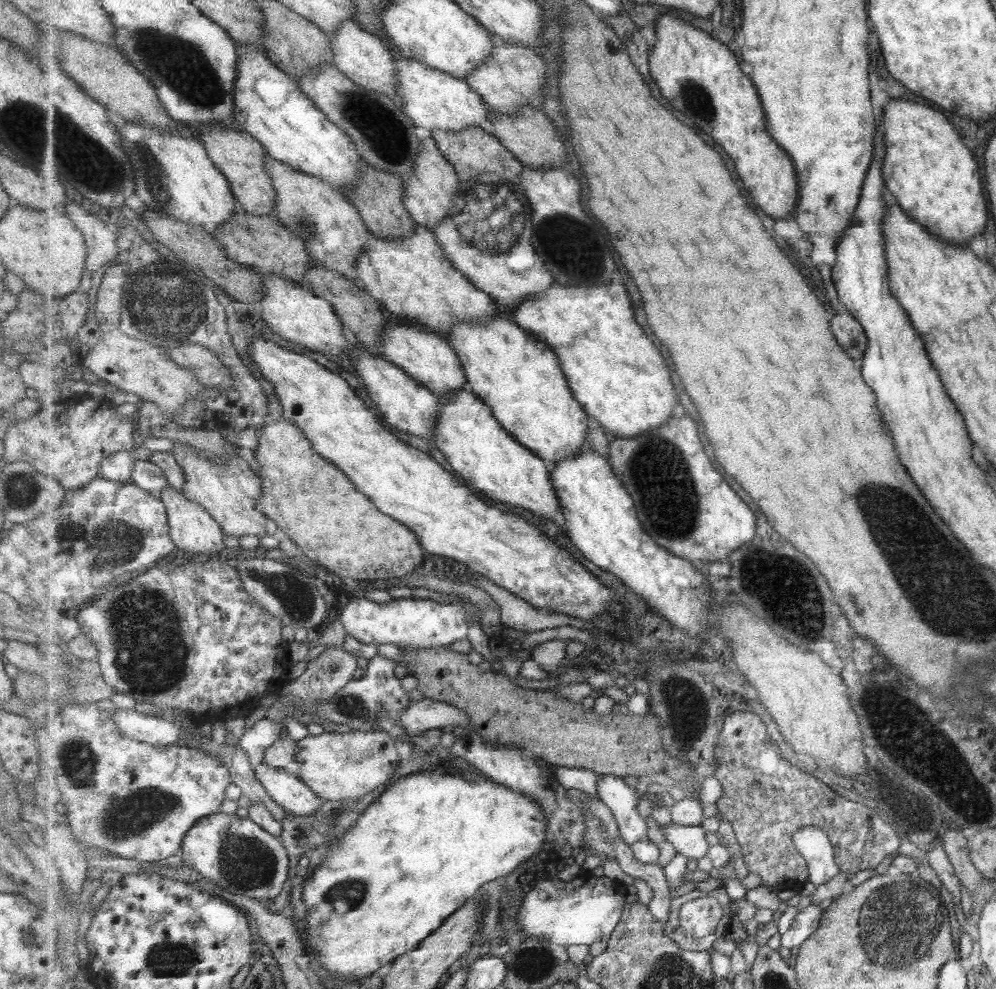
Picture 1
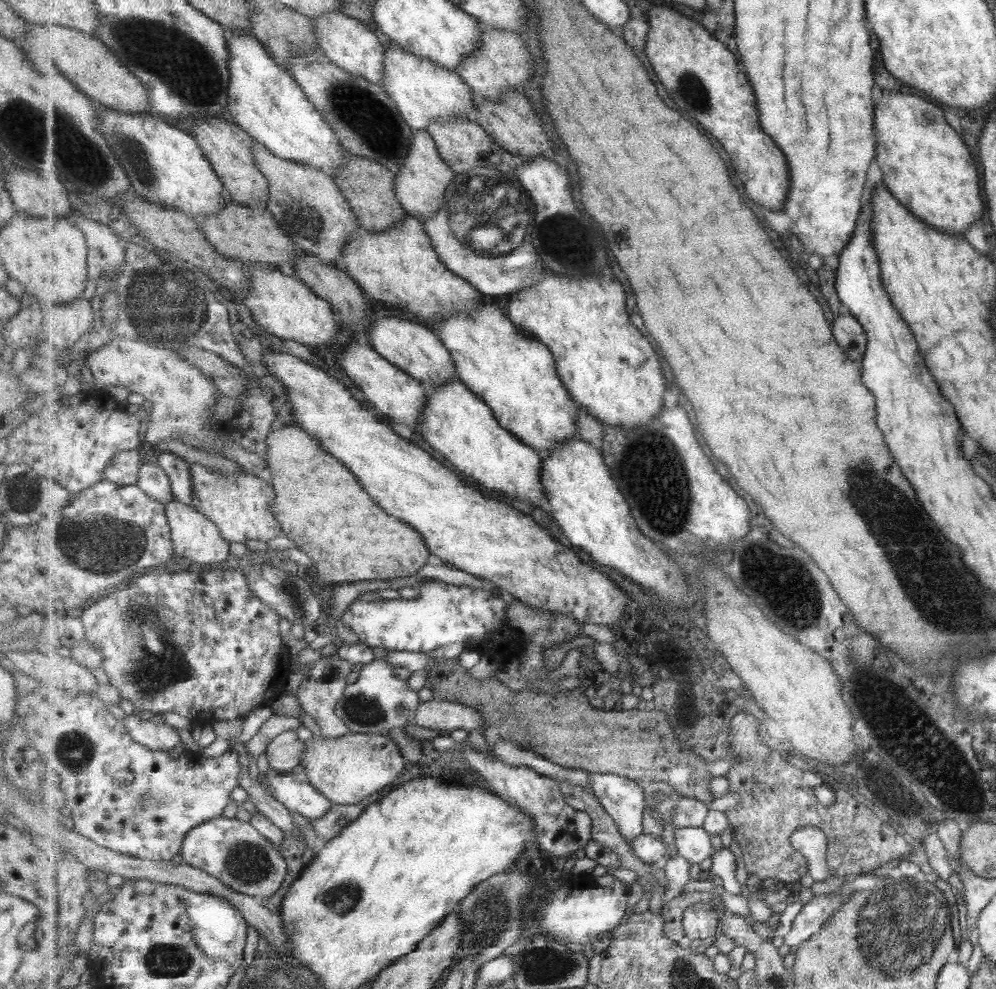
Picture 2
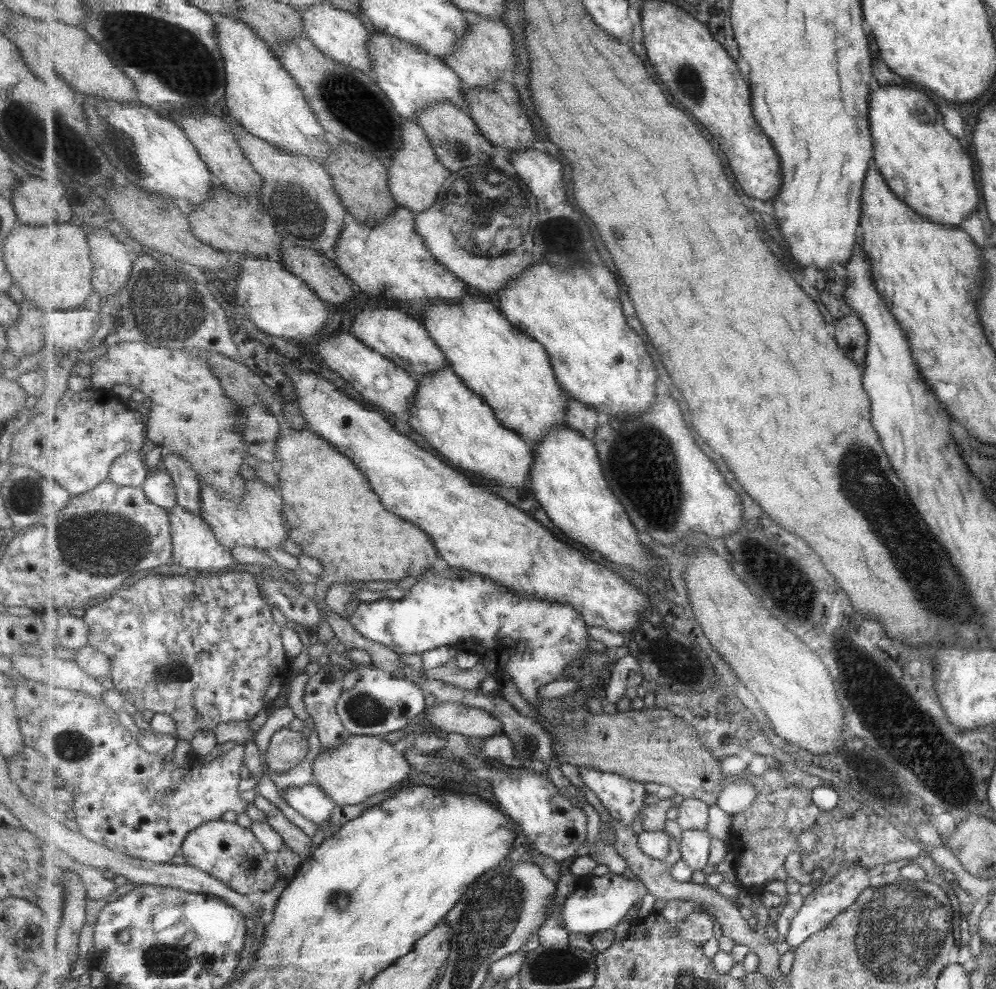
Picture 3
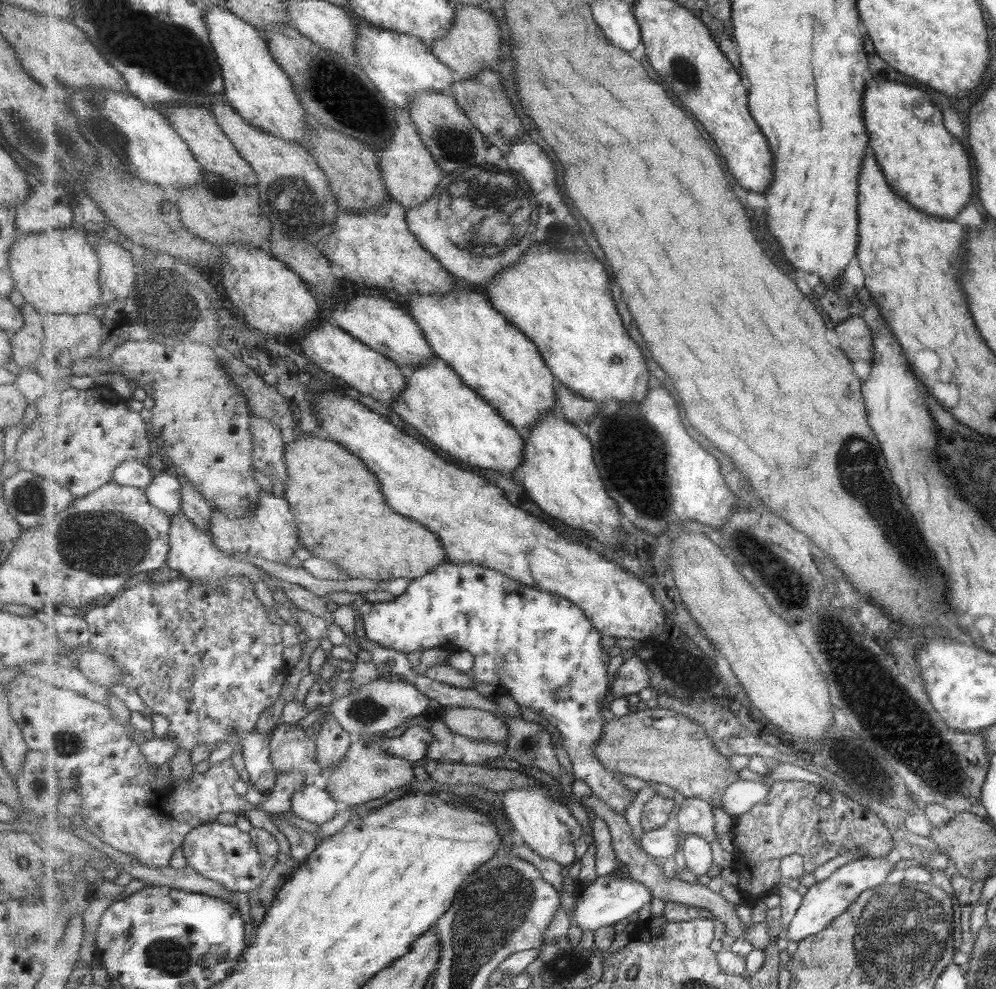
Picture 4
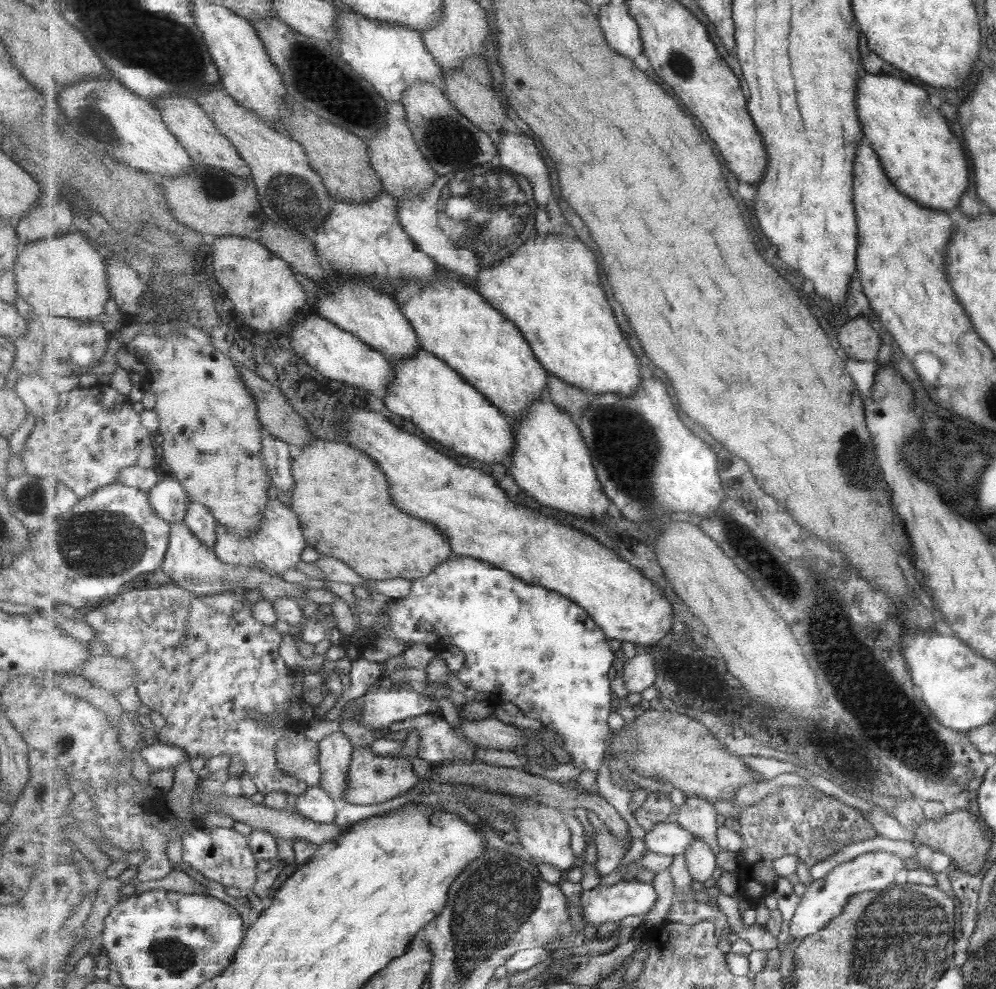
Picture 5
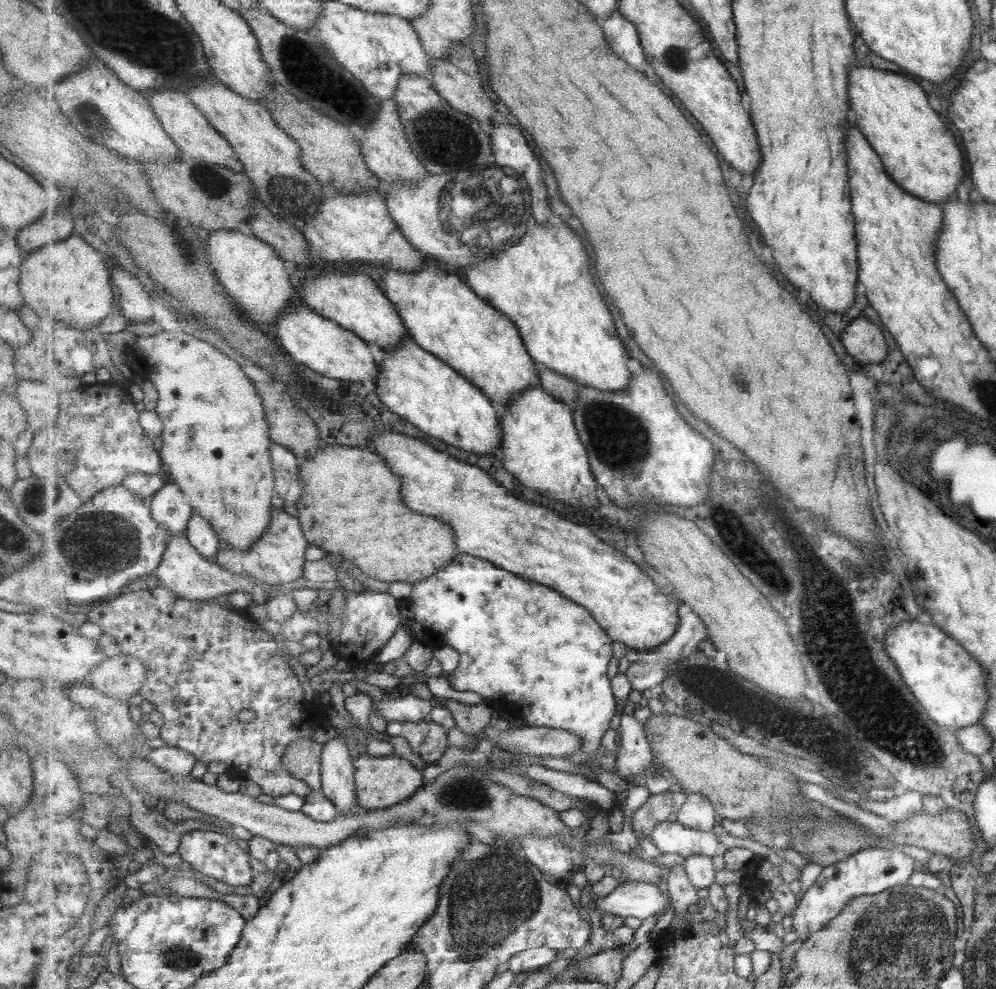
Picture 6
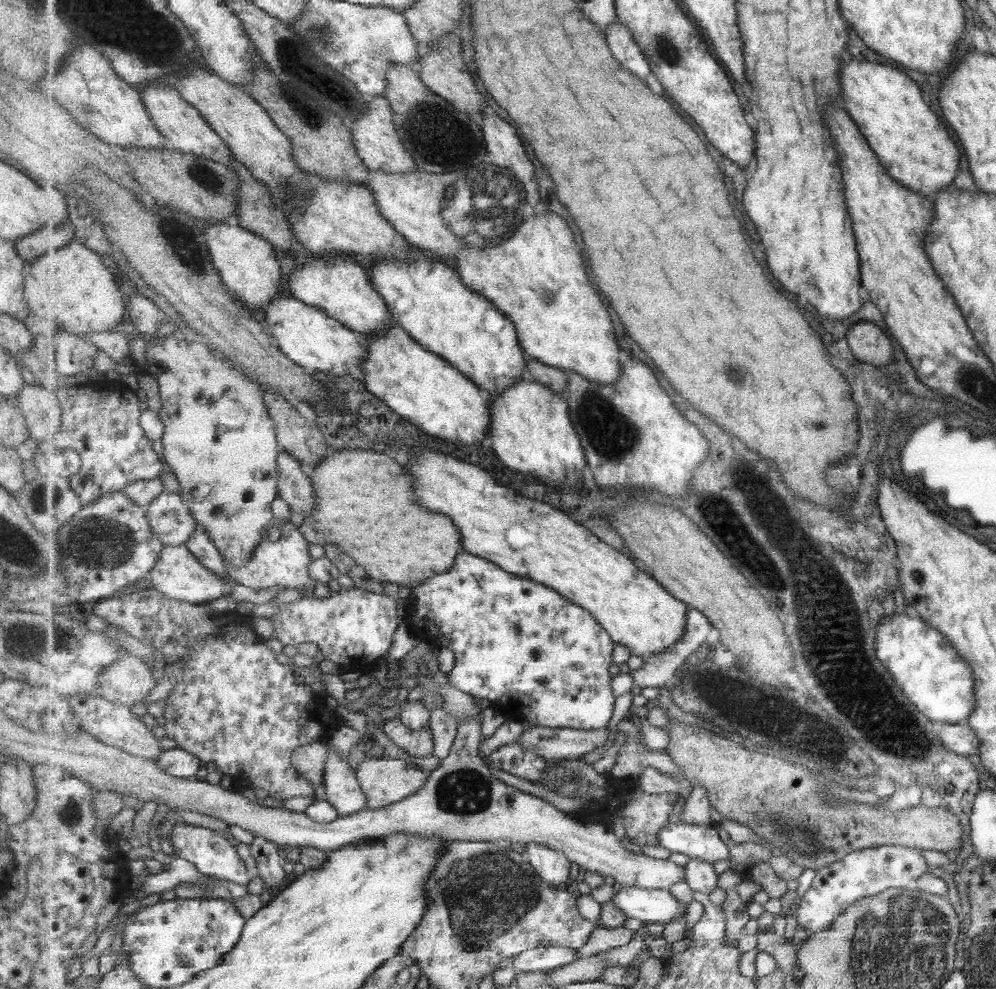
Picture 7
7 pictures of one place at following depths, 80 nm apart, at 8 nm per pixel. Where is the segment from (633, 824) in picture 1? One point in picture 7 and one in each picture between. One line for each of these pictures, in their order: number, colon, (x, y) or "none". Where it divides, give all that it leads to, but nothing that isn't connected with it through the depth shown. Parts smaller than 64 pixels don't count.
2: (623, 798)
3: (624, 799)
4: (539, 648)
5: (551, 659)
6: (553, 658)
7: (512, 637)

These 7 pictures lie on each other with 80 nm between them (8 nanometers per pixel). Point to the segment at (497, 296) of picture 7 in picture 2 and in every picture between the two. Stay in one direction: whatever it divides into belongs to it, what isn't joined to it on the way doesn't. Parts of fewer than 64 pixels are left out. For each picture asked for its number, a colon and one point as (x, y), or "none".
2: (611, 369)
3: (600, 360)
4: (563, 301)
5: (551, 288)
6: (545, 285)

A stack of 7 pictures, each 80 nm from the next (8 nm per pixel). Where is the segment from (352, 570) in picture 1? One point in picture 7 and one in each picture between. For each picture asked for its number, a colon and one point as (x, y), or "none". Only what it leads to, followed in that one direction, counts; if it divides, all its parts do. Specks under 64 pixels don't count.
2: (323, 510)
3: (332, 514)
4: (341, 513)
5: (341, 497)
6: (351, 505)
7: (365, 504)

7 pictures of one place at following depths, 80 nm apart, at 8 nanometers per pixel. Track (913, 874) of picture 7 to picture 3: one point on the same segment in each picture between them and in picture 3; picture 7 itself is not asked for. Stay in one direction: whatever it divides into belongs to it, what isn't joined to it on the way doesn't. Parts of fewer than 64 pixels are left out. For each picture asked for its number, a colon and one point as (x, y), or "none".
3: (826, 902)
4: (825, 901)
5: (825, 899)
6: (870, 871)

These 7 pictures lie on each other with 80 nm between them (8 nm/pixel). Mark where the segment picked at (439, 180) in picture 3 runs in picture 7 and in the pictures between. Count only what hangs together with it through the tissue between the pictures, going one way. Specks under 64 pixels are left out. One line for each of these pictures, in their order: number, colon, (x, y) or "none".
4: (412, 174)
5: (405, 171)
6: (385, 144)
7: (378, 141)

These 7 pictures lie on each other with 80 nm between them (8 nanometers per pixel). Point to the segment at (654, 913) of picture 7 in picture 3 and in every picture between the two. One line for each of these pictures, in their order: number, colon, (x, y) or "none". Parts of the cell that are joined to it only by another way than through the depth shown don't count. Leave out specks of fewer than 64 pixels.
3: (599, 903)
4: (607, 902)
5: (602, 904)
6: (642, 900)

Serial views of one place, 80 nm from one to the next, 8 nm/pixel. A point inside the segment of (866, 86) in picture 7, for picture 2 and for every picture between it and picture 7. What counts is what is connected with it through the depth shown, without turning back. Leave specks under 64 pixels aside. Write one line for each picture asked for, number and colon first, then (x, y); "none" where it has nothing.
2: (926, 165)
3: (925, 165)
4: (925, 165)
5: (922, 159)
6: (917, 151)

